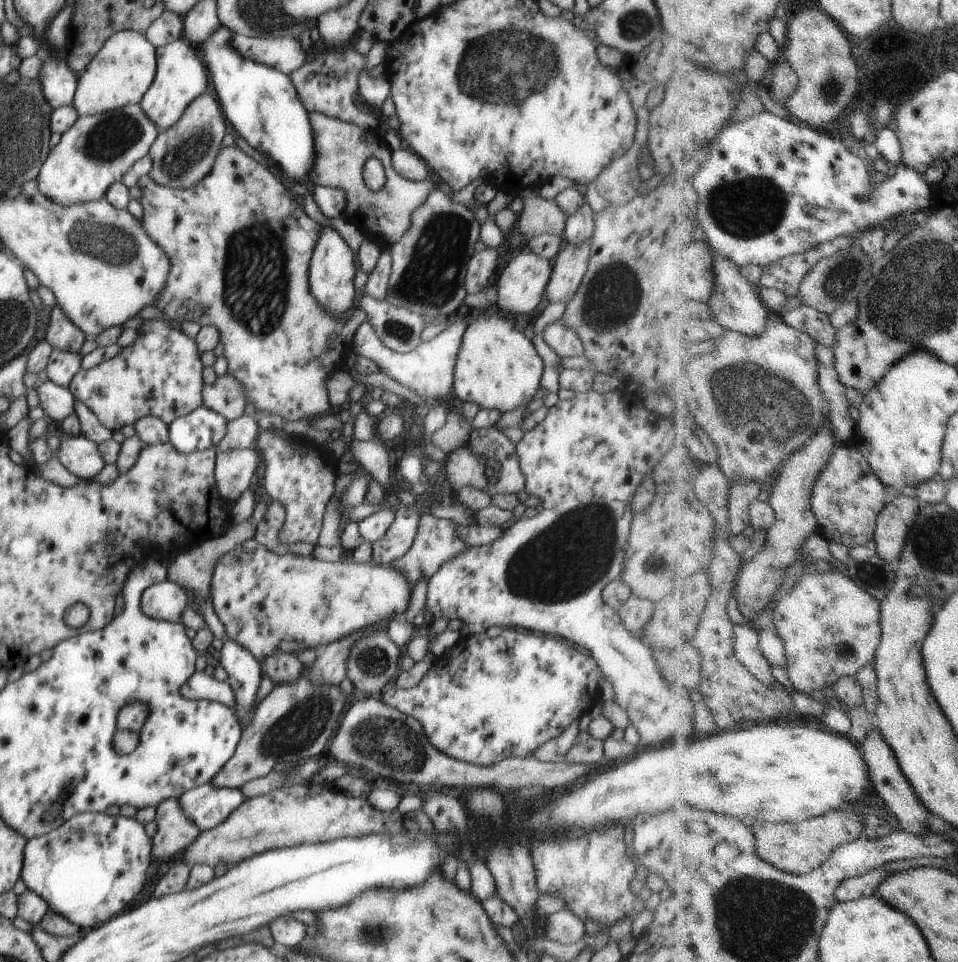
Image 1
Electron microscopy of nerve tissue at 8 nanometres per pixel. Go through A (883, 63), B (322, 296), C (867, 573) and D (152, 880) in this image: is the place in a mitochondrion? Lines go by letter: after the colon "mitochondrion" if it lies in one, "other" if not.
A: other
B: other
C: mitochondrion
D: other

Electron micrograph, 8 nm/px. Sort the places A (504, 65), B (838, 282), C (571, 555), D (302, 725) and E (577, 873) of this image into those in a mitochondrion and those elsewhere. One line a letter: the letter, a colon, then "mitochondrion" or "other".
A: mitochondrion
B: mitochondrion
C: mitochondrion
D: mitochondrion
E: mitochondrion

